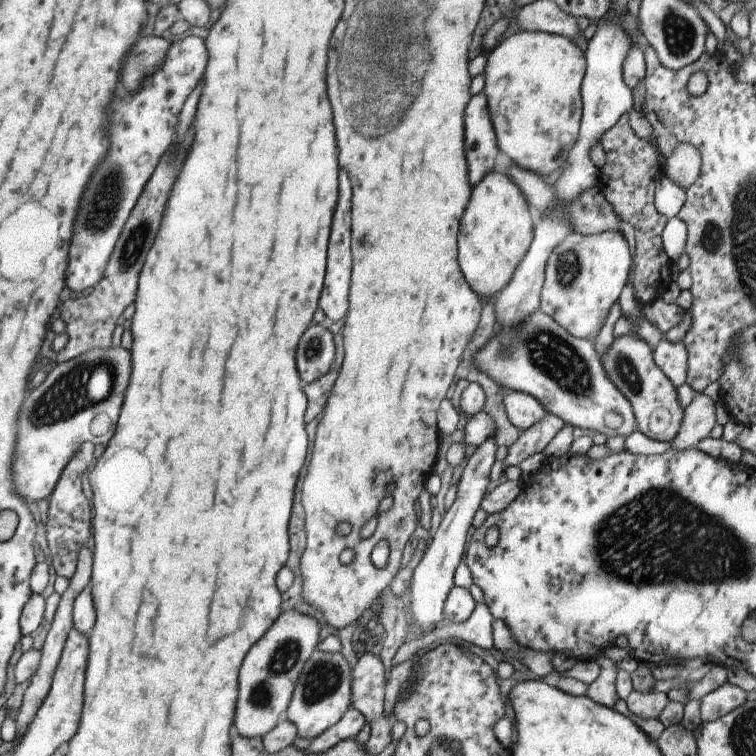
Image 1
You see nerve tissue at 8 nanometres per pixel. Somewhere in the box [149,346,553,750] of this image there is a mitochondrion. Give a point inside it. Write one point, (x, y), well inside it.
(285, 657)

